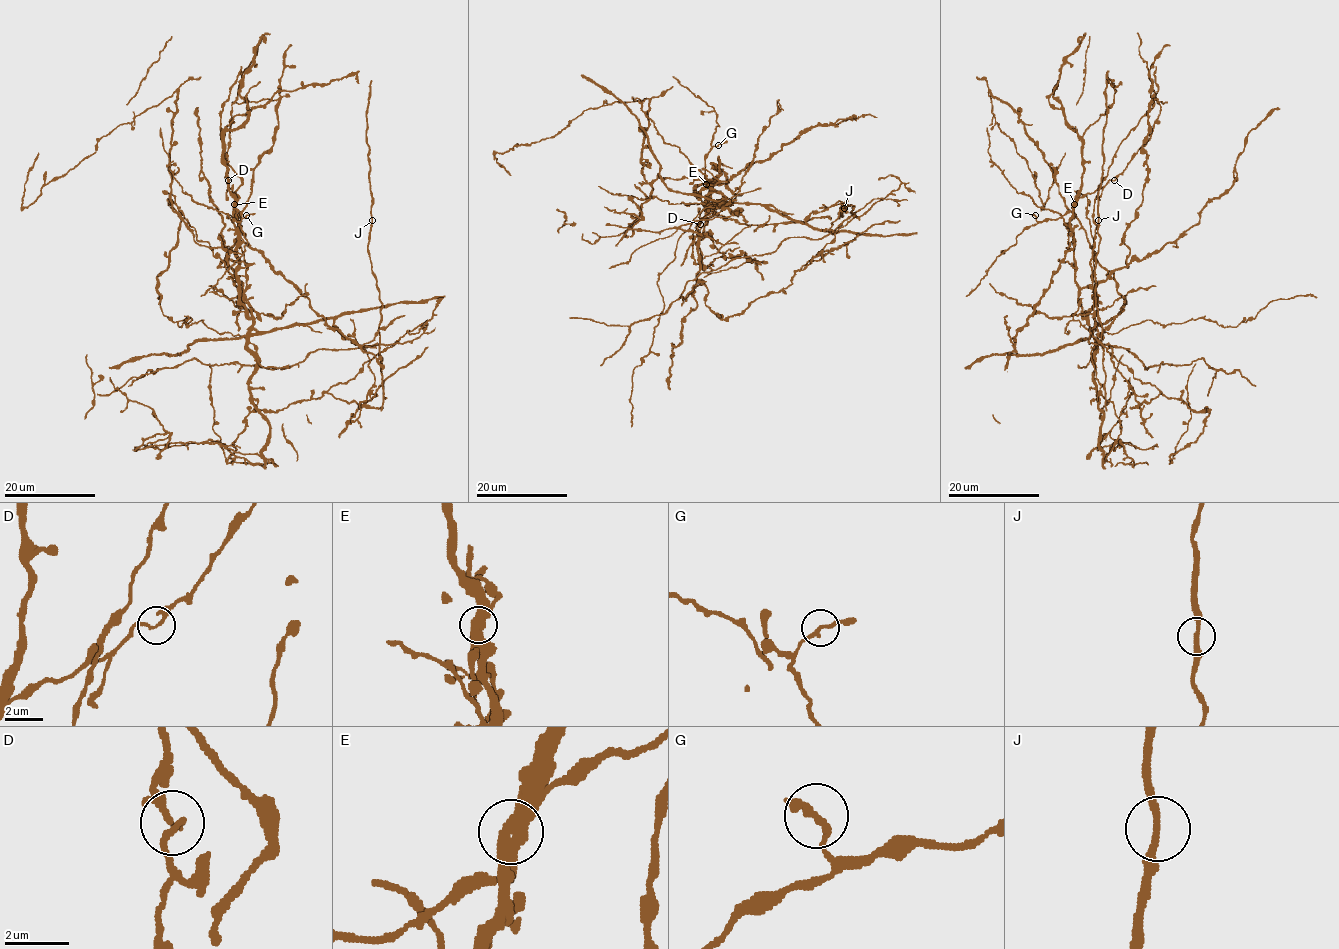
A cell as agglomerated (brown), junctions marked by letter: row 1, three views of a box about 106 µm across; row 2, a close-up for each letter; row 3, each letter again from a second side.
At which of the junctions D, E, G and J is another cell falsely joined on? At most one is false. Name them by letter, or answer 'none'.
E

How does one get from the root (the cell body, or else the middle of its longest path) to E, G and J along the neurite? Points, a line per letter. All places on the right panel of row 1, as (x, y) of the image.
E: (1089, 330), (1089, 322), (1078, 300), (1073, 229), (1070, 224), (1073, 205)
G: (1089, 330), (1089, 322), (1078, 300), (1073, 231), (1062, 217), (1037, 221), (1034, 215)
J: (1089, 330), (1113, 319), (1090, 354), (1096, 378), (1103, 386), (1102, 324), (1095, 298), (1098, 221)

